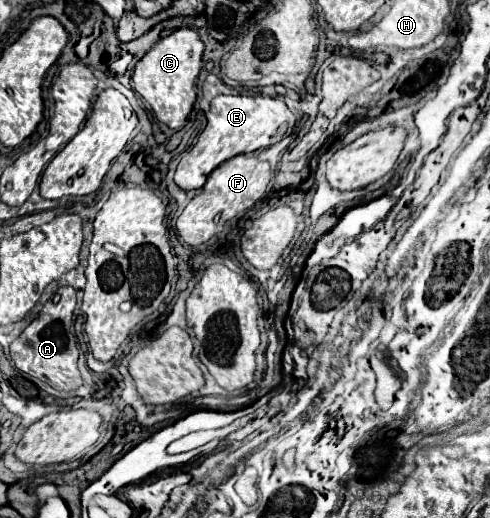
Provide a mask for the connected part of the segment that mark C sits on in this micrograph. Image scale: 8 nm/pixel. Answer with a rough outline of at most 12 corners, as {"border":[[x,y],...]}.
{"border":[[175,29],[133,67],[131,87],[181,129],[193,109],[203,43]]}

